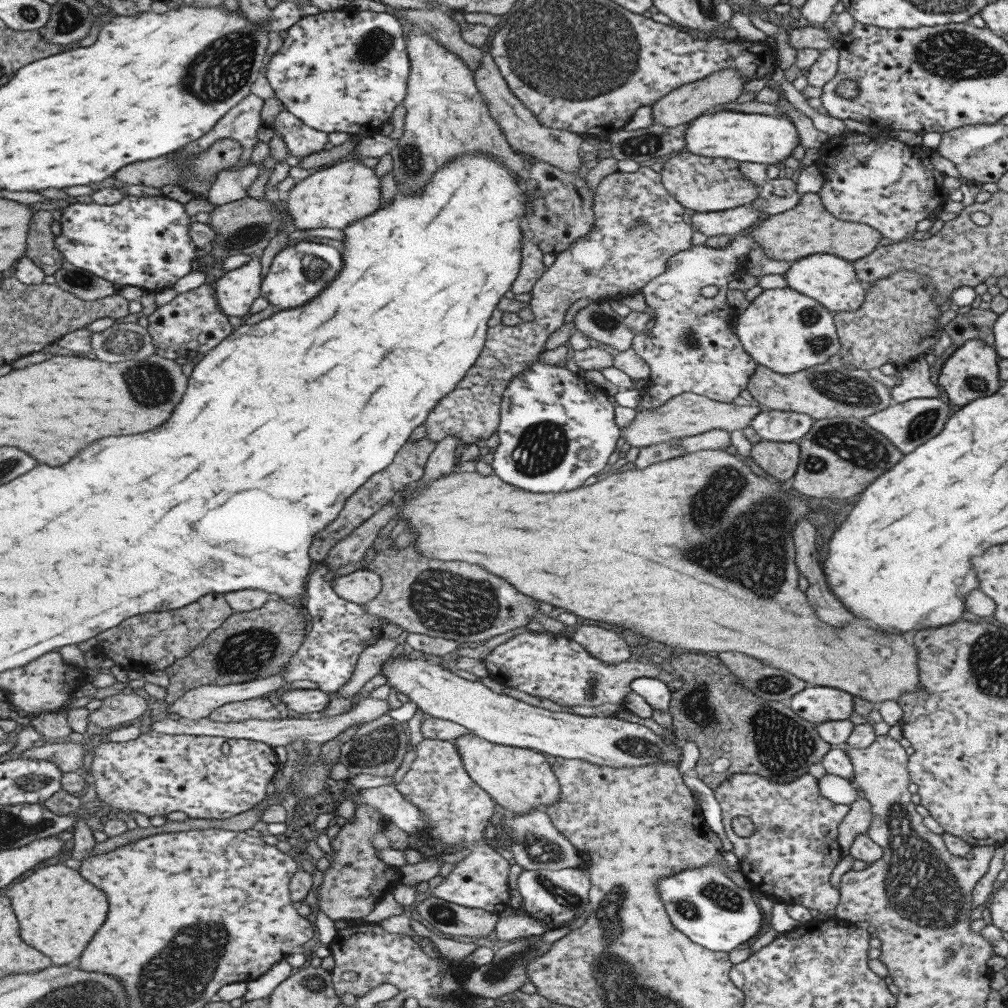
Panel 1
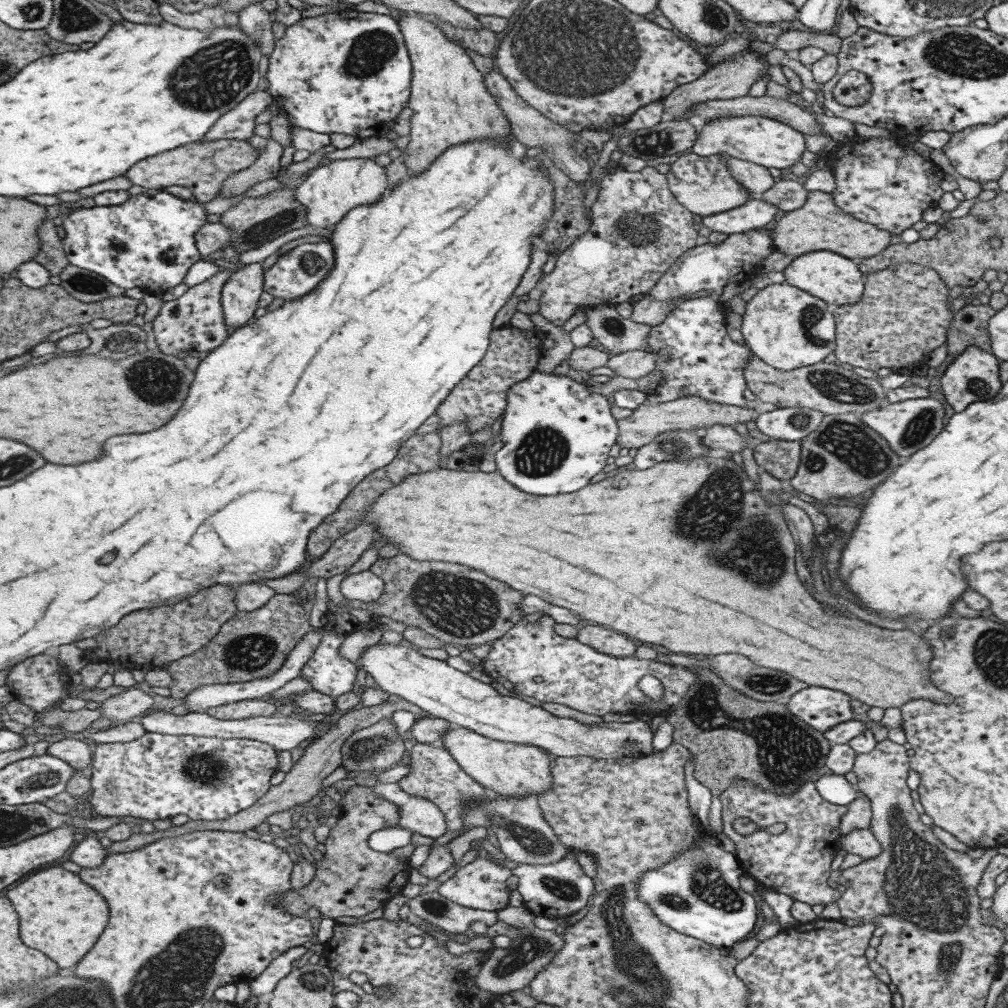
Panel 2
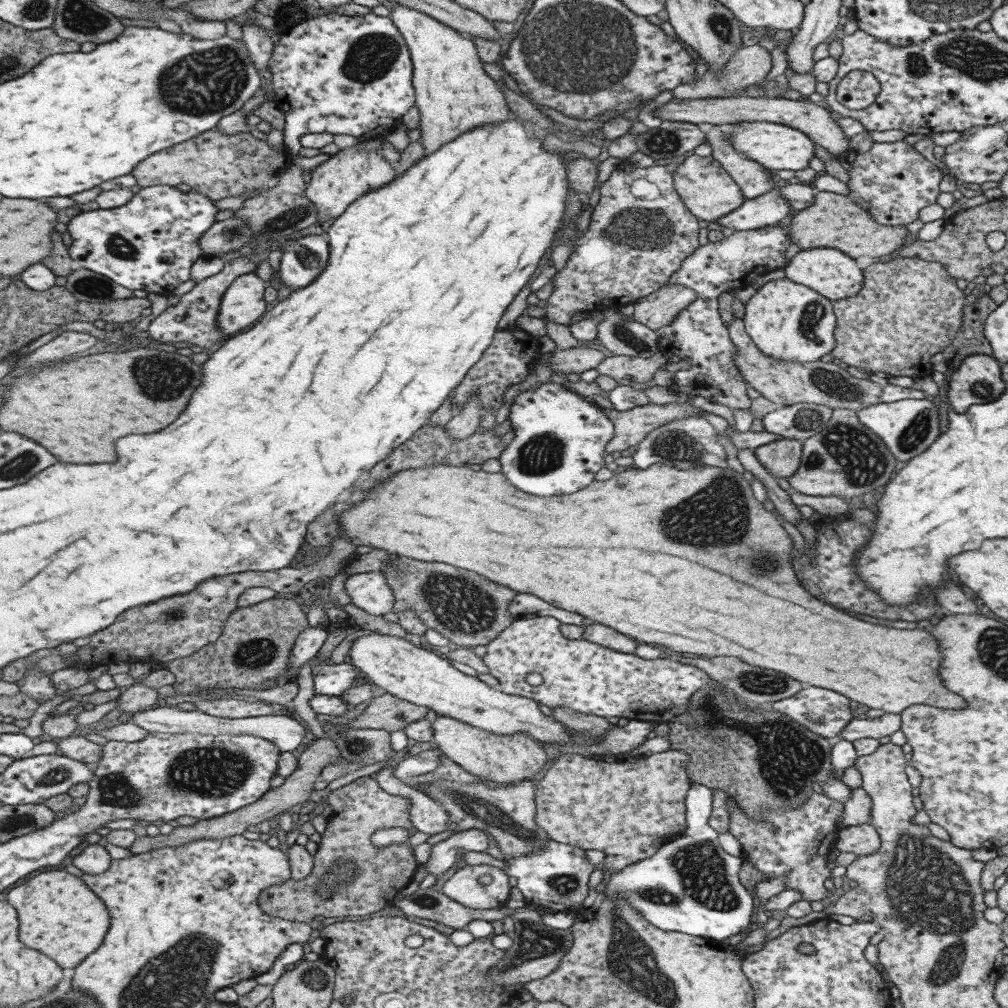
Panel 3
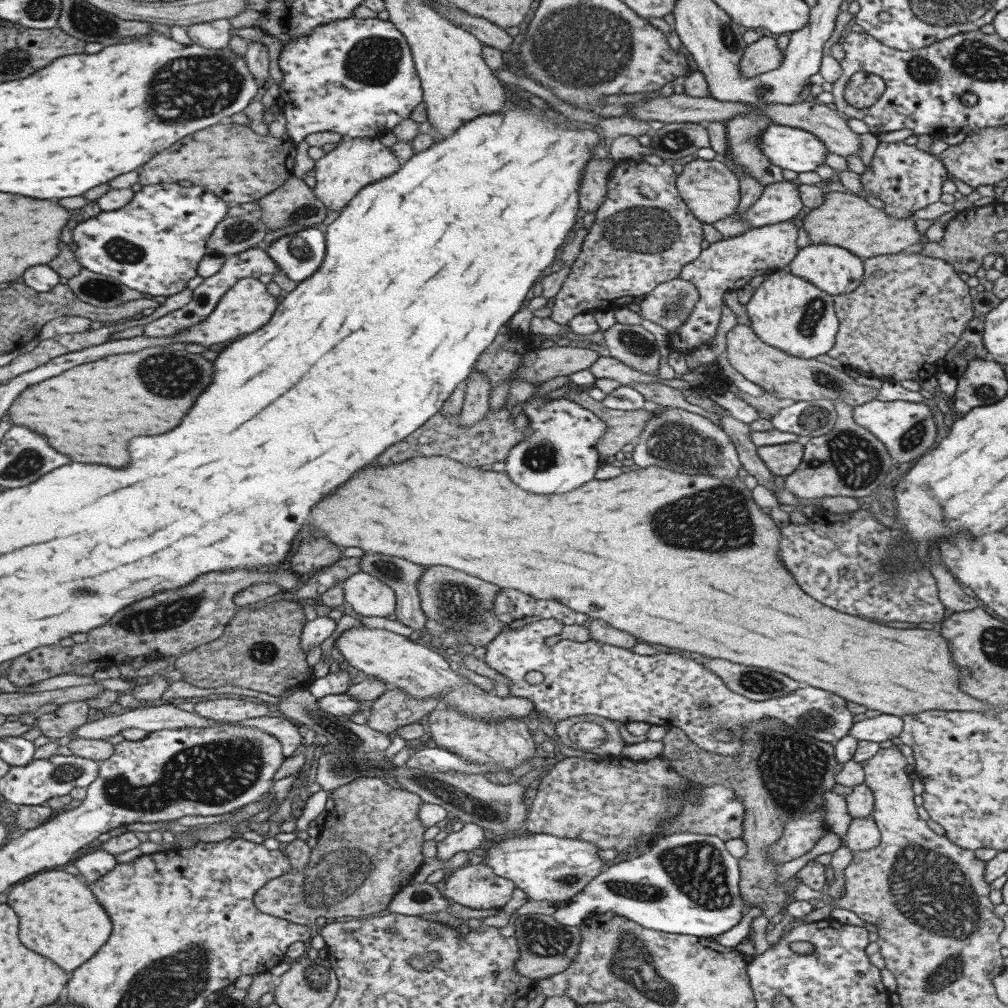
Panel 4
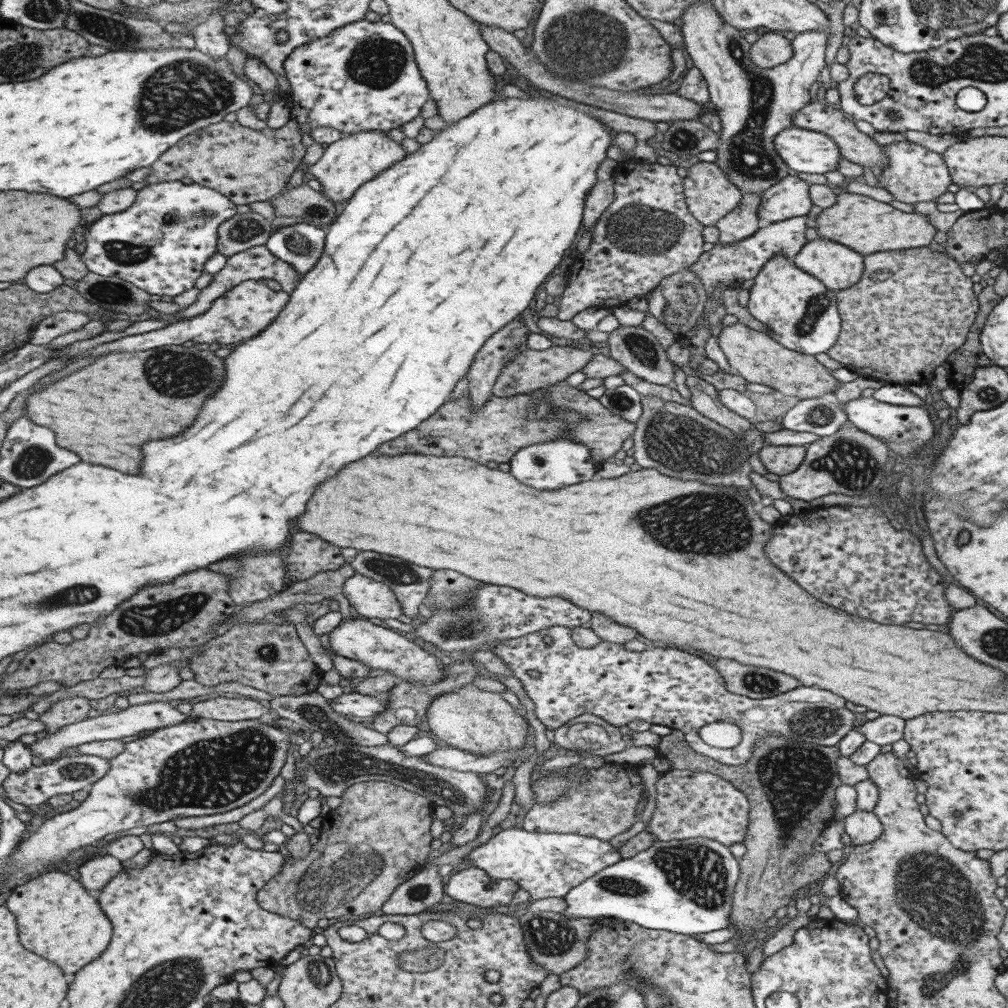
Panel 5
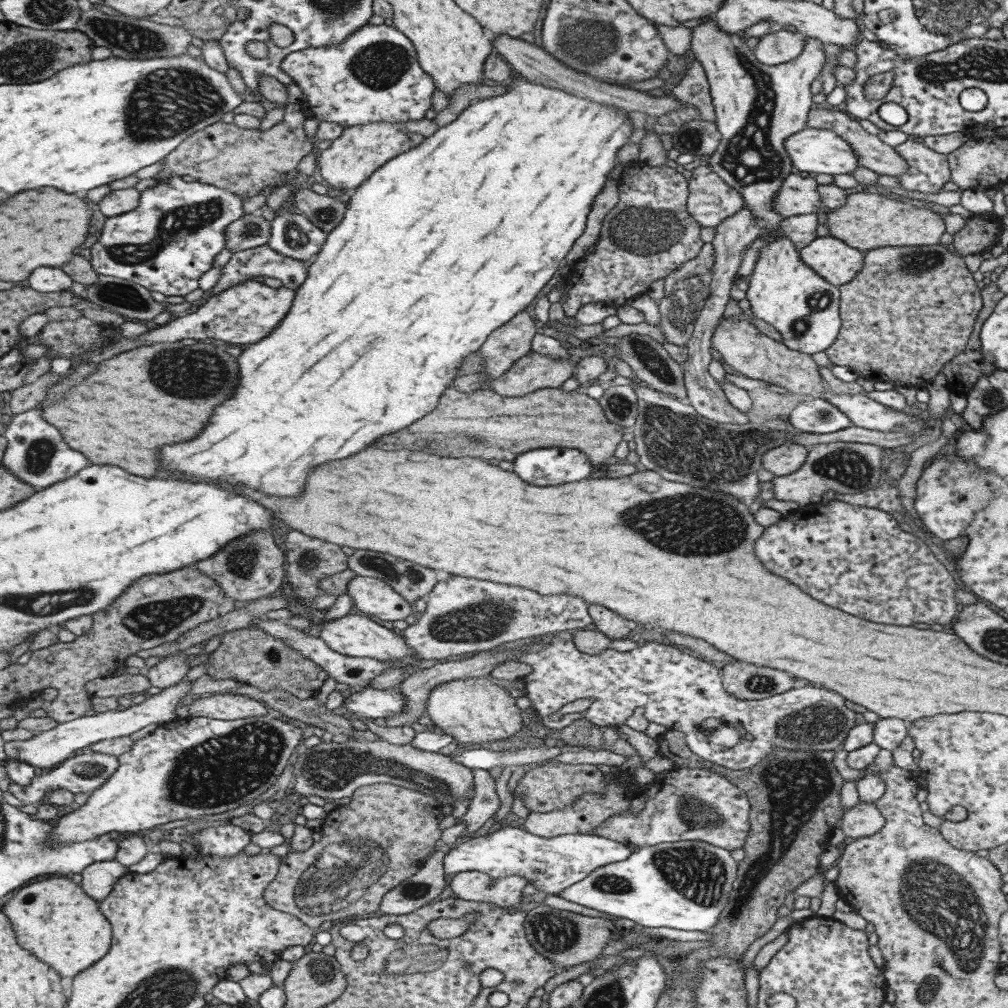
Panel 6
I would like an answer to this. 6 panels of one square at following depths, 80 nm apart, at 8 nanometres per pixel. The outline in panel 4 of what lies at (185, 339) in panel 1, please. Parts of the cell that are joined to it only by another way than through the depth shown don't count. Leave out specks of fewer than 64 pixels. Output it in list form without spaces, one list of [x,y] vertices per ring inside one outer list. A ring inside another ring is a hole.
[[[249,248],[244,252],[228,256],[225,258],[221,269],[217,273],[213,273],[211,276],[204,278],[203,281],[192,290],[191,300],[189,300],[187,304],[143,326],[143,333],[149,337],[171,337],[171,335],[177,335],[177,333],[185,331],[187,327],[193,327],[193,325],[197,325],[197,323],[205,320],[205,318],[211,314],[217,302],[219,302],[222,294],[226,290],[229,290],[240,278],[253,276],[257,279],[260,274],[270,274],[272,276],[272,274],[278,270],[280,273],[283,273],[281,269],[277,267],[277,264],[271,261],[271,258],[269,258],[265,252],[259,250],[259,248]]]

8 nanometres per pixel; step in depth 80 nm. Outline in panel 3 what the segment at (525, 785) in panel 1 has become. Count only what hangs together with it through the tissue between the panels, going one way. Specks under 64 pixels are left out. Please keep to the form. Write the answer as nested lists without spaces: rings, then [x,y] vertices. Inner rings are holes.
[[[431,716],[433,735],[431,740],[436,744],[439,753],[458,764],[465,772],[478,780],[489,780],[501,784],[514,784],[524,778],[535,780],[537,772],[545,764],[543,748],[525,733],[513,735],[491,735],[469,724],[461,723],[449,717]]]

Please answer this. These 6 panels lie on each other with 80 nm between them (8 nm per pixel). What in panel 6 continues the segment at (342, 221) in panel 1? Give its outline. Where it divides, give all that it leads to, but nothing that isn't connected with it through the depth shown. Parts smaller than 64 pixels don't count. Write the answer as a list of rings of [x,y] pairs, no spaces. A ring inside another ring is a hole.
[[[370,122],[344,128],[328,148],[320,151],[317,159],[319,176],[330,187],[345,189],[348,195],[349,191],[357,189],[382,164],[413,146],[403,133],[403,127],[403,122]]]

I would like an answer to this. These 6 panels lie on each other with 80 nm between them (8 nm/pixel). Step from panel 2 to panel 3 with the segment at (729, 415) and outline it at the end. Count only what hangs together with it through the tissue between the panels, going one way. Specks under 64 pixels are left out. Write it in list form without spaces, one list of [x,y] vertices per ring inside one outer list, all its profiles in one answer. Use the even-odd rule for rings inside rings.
[[[681,399],[677,403],[655,405],[645,403],[629,410],[616,411],[599,407],[612,422],[614,433],[612,439],[604,446],[605,452],[620,452],[639,444],[651,431],[676,418],[698,416],[700,409],[689,401]]]

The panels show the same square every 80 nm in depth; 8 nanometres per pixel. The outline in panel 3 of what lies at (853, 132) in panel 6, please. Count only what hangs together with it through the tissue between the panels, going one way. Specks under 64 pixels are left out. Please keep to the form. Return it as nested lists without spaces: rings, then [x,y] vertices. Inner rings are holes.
[[[745,94],[725,98],[696,98],[695,100],[671,99],[652,114],[653,116],[661,118],[662,121],[683,121],[693,124],[701,124],[701,122],[704,122],[713,126],[722,127],[730,123],[745,121],[769,121],[777,124],[789,125],[791,128],[797,129],[805,136],[808,136],[815,145],[824,148],[833,156],[841,155],[849,148],[849,138],[842,134],[838,124],[829,115],[829,110],[811,101],[804,102],[797,101],[797,99],[785,99],[783,97],[753,97]]]

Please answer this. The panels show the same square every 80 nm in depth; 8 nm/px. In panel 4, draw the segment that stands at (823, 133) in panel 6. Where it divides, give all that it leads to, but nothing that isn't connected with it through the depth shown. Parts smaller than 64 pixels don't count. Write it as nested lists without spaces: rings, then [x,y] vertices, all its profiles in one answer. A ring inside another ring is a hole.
[[[773,123],[758,136],[756,146],[771,164],[797,174],[814,171],[828,154],[824,144],[809,132]]]

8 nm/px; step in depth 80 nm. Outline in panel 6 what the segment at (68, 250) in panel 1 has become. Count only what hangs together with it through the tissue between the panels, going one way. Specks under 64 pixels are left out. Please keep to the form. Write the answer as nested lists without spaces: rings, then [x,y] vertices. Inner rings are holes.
[[[181,177],[159,181],[154,188],[142,192],[138,208],[127,214],[113,216],[104,223],[99,240],[91,248],[90,262],[99,275],[132,280],[165,297],[184,297],[187,292],[195,290],[197,278],[211,269],[213,258],[225,249],[223,230],[245,214],[242,210],[245,200],[245,197],[237,197],[236,193],[229,193],[229,190],[203,181],[185,182]]]

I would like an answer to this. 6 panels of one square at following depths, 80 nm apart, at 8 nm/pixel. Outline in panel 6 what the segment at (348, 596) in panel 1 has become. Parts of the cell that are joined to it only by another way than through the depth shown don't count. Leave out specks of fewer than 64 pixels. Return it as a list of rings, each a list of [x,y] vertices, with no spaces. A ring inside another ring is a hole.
[[[355,575],[346,586],[346,594],[351,597],[352,605],[363,612],[363,615],[375,616],[379,620],[403,620],[409,614],[414,614],[413,605],[403,600],[395,591],[395,584],[385,583],[371,577]]]

